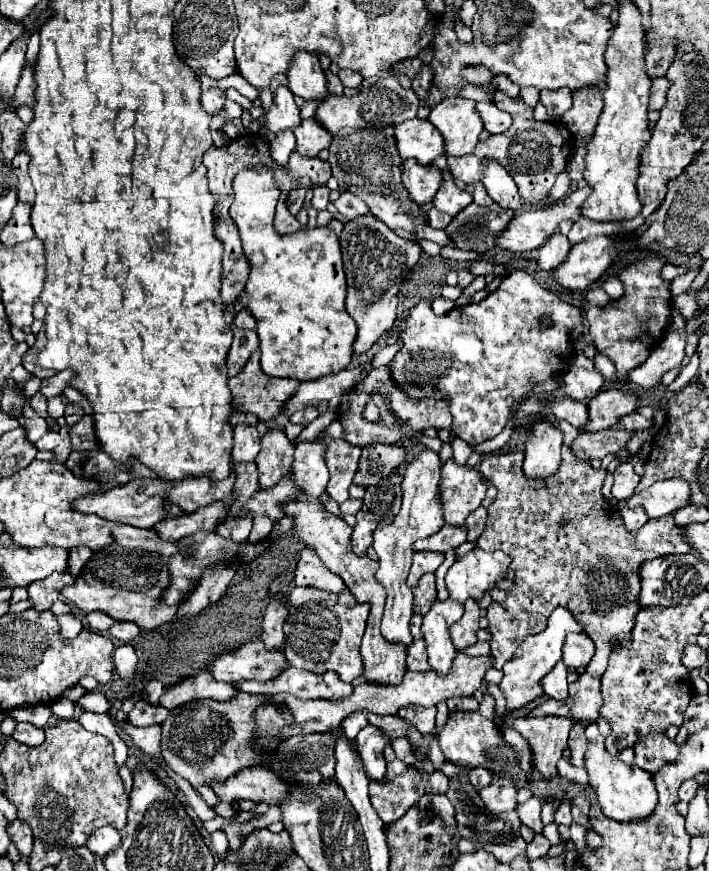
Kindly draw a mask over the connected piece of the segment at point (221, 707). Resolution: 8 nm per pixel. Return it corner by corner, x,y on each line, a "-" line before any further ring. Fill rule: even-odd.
238,694
234,700
226,702
194,700
170,710
168,718
162,722
160,740
166,764
194,788
210,784
212,780
228,780
242,768
256,766
256,756
250,748
250,738
254,736
252,714
264,704
264,700
266,696
262,694

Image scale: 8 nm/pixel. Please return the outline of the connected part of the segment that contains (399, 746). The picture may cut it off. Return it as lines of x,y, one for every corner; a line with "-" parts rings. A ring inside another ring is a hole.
392,738
392,740
390,740
390,746
392,746
392,750
396,752
396,758
398,758
398,760
402,760
402,758
406,756
406,752
412,752
412,750
408,748
408,740
406,740
406,738

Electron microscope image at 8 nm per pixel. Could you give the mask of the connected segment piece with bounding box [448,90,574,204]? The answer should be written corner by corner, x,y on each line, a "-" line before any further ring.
502,90
494,92
494,104
498,110
508,112
512,116
512,126
502,132
494,134
488,140
480,142
474,152
464,154
464,156
450,156
448,158
448,170
456,180
462,180
464,184
474,184
480,182
482,178
482,160
498,160
508,174
514,178
516,186
520,188
522,198
526,198
532,204
540,204
542,198
546,198
554,186
554,180
560,172
564,172
568,156
574,148
572,134
566,130
564,124
560,122
536,122
532,116
532,108
522,102
522,98
510,98

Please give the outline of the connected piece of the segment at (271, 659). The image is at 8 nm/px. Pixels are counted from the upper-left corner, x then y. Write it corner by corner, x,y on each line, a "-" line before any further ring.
260,640
242,644
240,648
222,654
206,670
220,682
238,680
272,680
286,666
282,652
268,652

